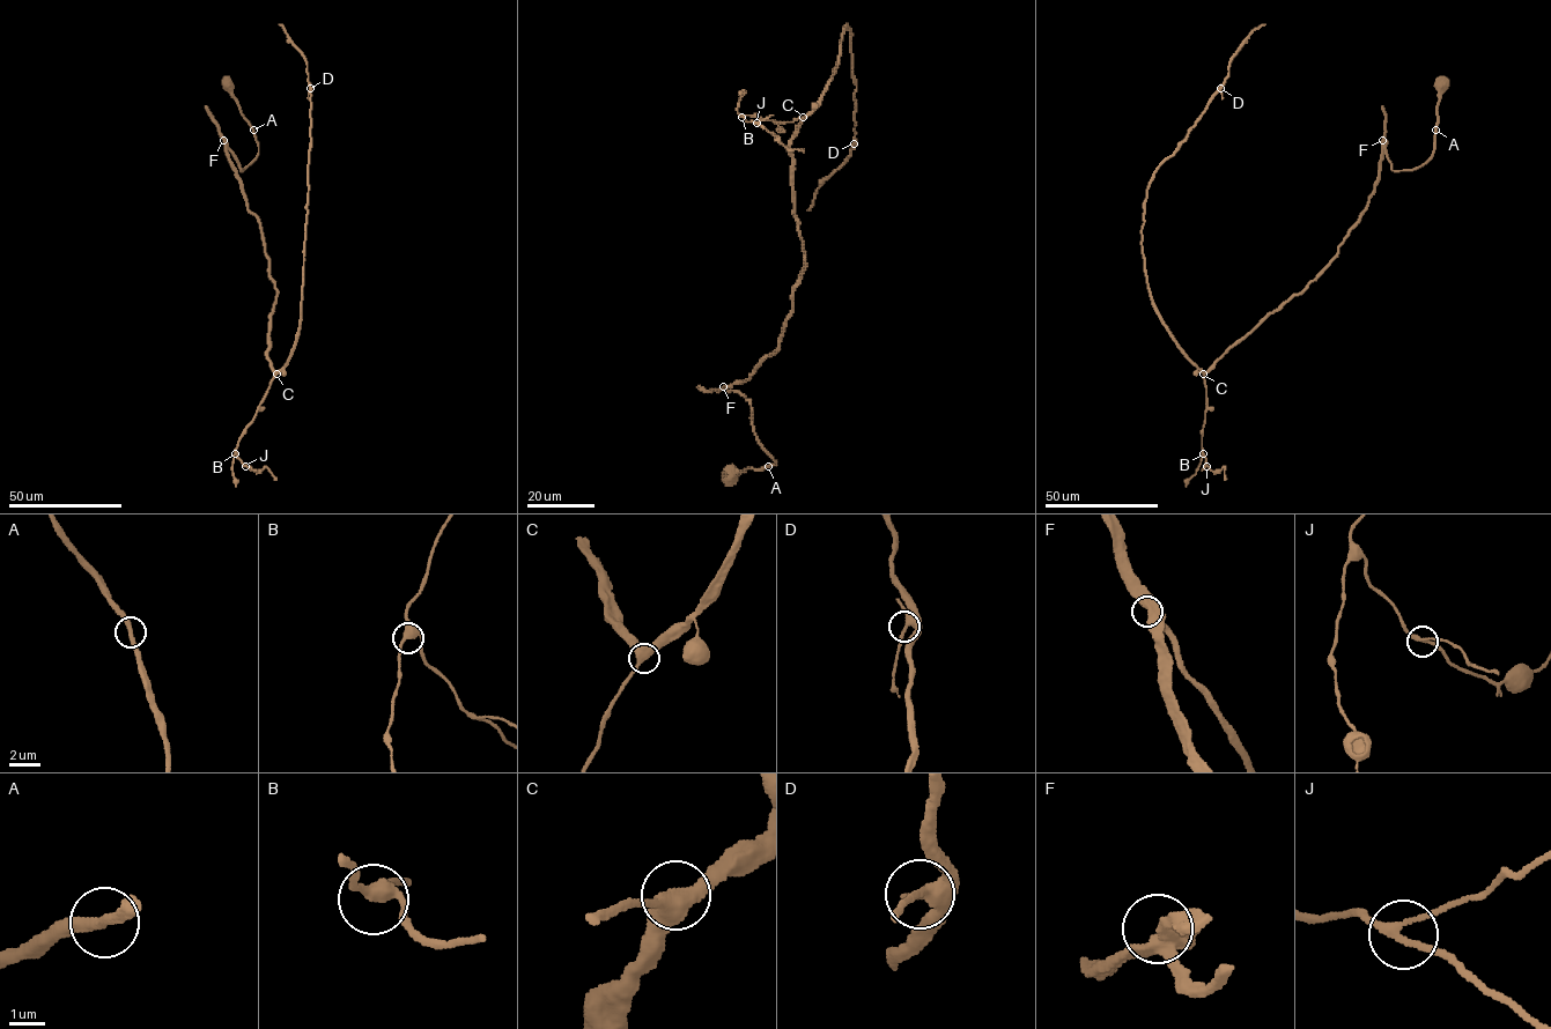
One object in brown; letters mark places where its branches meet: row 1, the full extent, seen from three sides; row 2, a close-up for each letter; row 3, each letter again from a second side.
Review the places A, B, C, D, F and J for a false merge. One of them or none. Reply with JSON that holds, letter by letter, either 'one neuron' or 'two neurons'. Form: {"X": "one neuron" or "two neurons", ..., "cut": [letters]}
{"A": "one neuron", "B": "one neuron", "C": "one neuron", "D": "one neuron", "F": "one neuron", "J": "one neuron", "cut": []}

